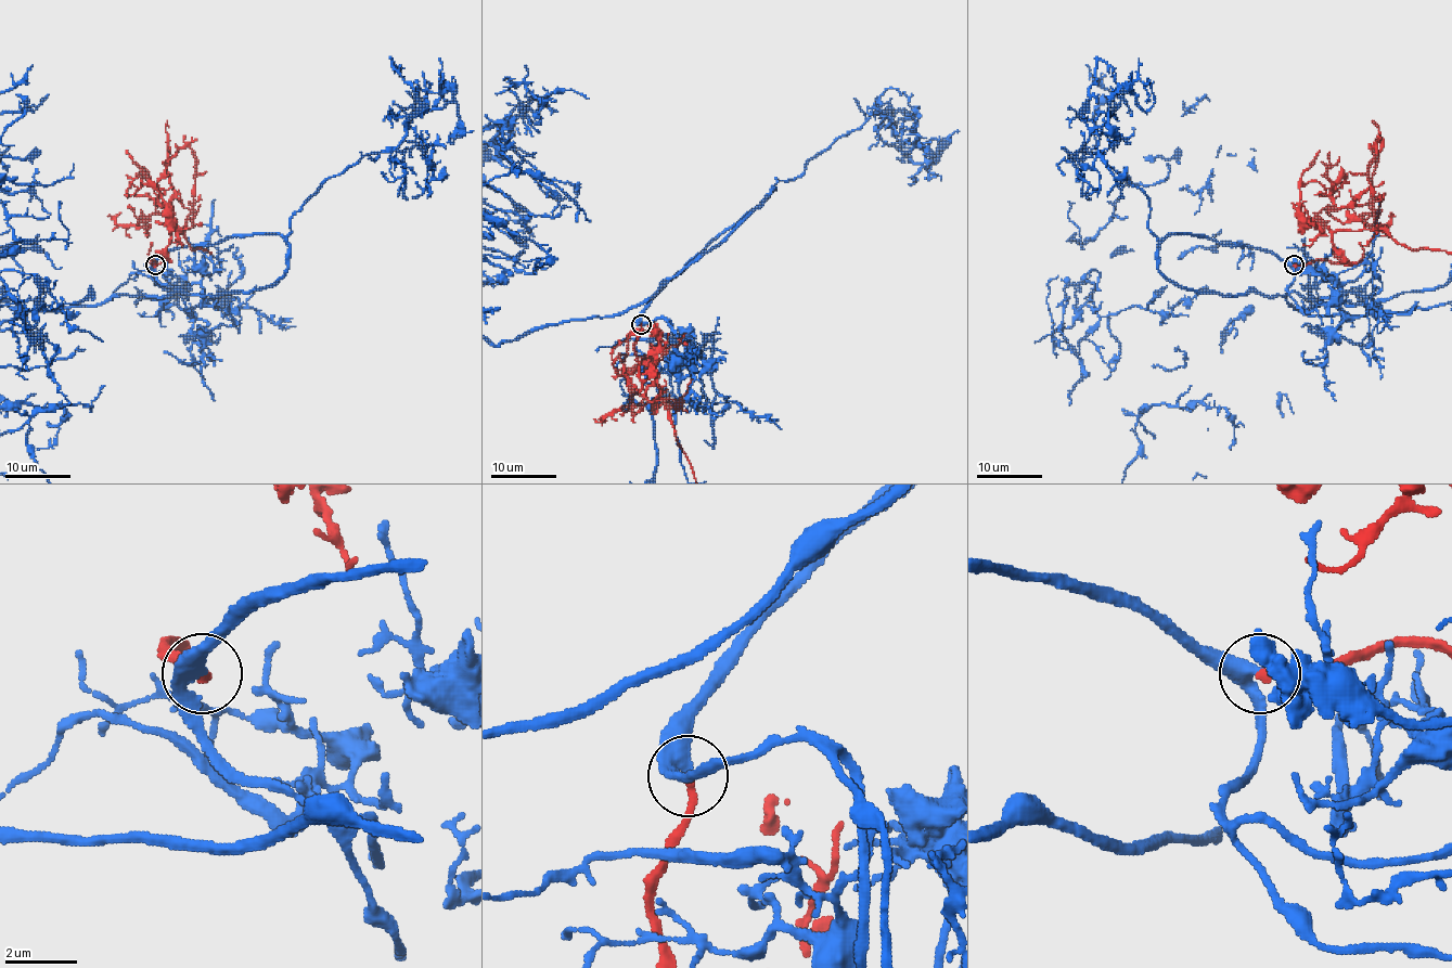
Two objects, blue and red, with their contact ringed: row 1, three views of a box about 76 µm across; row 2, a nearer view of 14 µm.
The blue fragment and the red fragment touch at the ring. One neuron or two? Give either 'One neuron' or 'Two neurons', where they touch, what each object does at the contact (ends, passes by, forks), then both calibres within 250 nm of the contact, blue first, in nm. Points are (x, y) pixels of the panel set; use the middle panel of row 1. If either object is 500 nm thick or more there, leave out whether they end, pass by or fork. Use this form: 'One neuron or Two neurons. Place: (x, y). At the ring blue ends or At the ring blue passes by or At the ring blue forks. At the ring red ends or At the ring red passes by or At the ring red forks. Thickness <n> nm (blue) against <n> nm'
One neuron. Place: (641, 324). At the ring blue passes by. At the ring red ends. Thickness 400 nm (blue) against 260 nm

